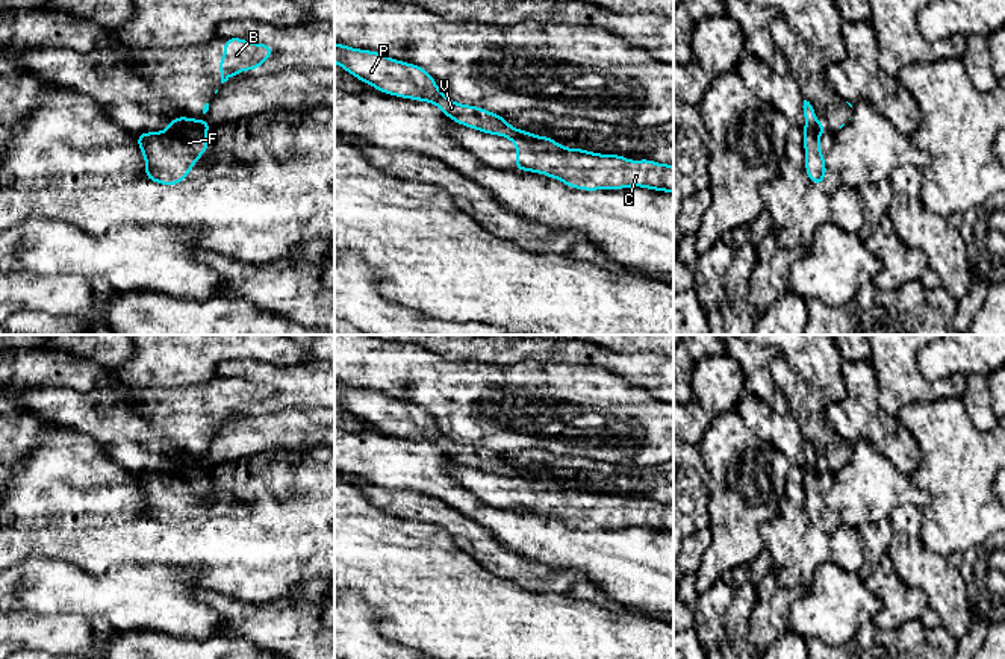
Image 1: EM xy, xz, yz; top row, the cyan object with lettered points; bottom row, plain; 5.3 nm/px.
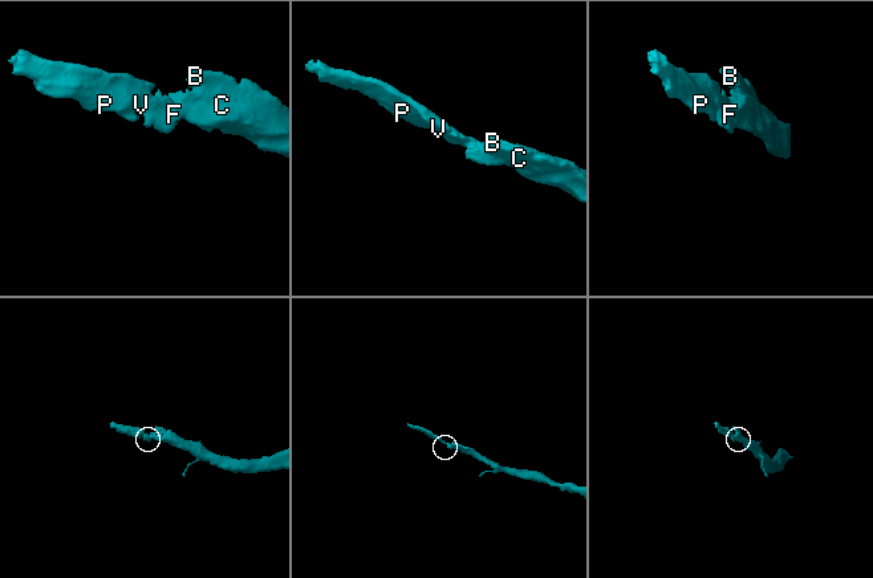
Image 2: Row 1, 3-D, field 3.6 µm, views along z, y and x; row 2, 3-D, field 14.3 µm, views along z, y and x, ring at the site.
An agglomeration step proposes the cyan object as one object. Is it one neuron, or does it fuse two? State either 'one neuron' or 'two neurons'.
two neurons

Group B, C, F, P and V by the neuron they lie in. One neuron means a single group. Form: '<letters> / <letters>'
B C / F P V

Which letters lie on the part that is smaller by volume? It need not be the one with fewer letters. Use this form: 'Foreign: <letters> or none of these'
Foreign: F, P, V

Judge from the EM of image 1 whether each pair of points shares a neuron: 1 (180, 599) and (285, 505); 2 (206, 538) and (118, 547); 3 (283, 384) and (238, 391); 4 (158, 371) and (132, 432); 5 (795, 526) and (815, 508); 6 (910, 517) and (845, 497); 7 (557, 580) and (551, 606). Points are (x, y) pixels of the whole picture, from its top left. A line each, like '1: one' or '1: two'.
1: two
2: one
3: two
4: two
5: two
6: two
7: two

